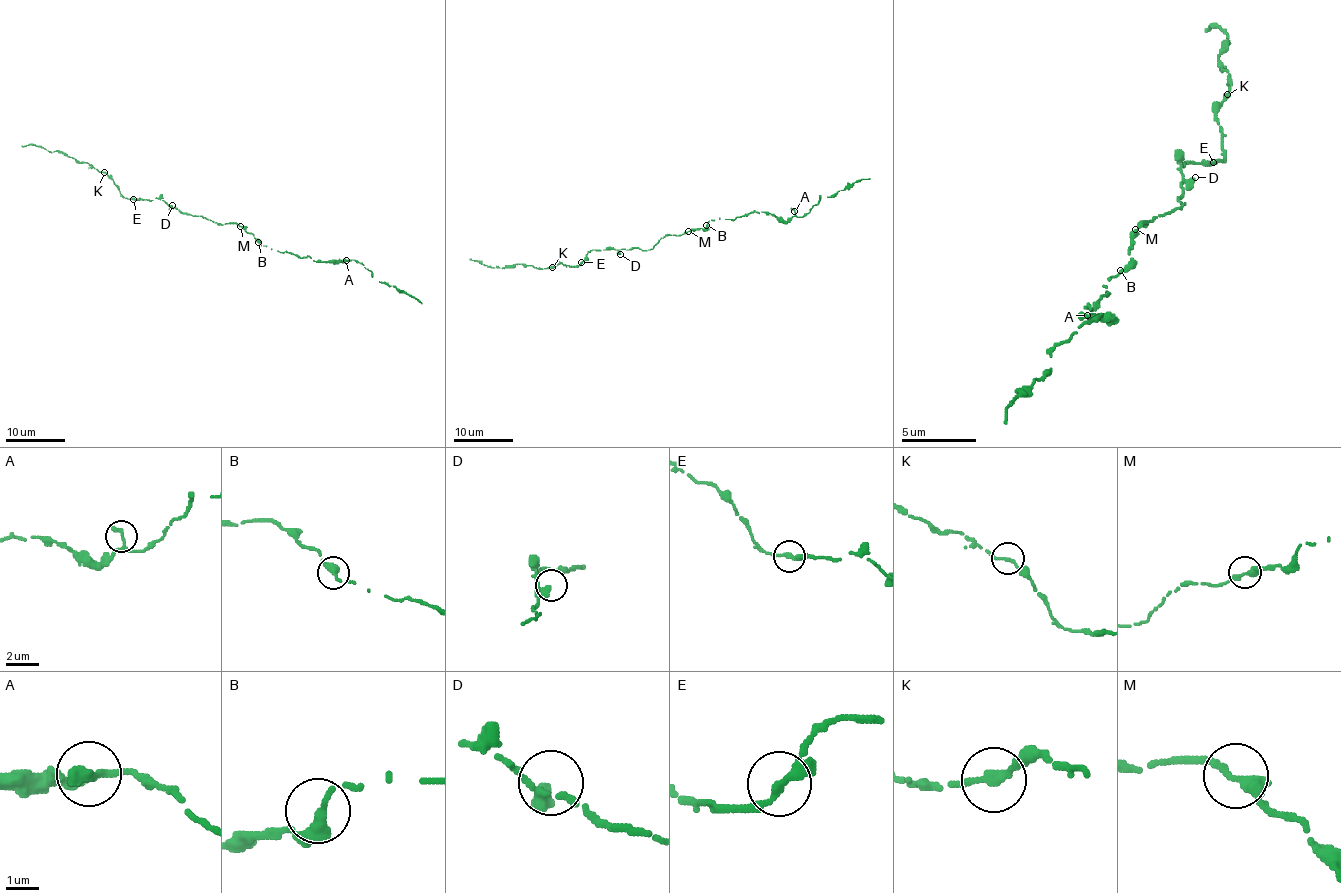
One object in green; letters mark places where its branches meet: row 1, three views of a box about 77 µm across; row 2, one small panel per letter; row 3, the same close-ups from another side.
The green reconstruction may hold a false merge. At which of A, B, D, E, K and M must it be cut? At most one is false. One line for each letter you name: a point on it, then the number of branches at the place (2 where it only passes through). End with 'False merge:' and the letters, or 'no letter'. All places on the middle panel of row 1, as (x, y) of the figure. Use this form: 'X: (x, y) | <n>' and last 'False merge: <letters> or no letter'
False merge: no letter

